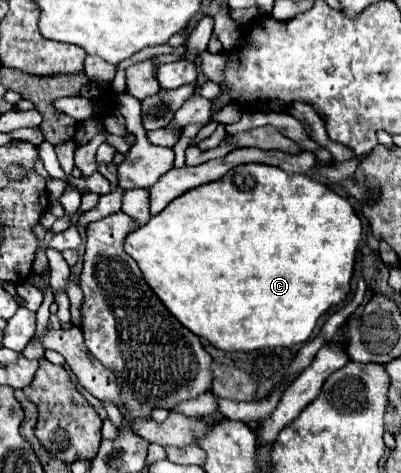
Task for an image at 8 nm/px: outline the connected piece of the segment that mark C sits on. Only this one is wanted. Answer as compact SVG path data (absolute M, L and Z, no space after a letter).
M242 164L230 170L222 180L208 182L192 188L180 198L172 200L160 214L152 216L142 228L134 230L124 244L124 250L140 264L140 270L164 306L196 336L206 338L210 344L224 351L259 351L265 348L289 347L310 340L316 322L330 310L344 302L350 292L350 280L354 274L356 254L362 240L362 222L346 198L332 192L326 184L308 178L304 174L286 174L284 170L268 164Z

